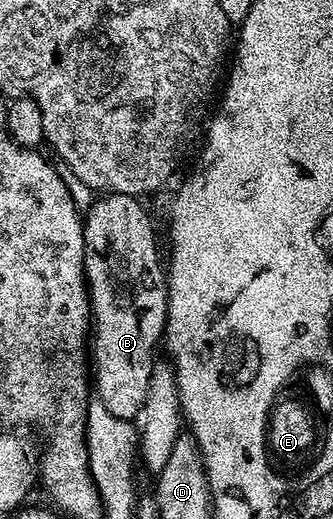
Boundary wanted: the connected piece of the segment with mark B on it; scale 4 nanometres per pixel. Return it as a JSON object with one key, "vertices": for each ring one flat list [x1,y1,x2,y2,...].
{"vertices":[[101,194,93,198,84,223,84,265,90,302,94,308,94,347,96,343,98,361,94,385,98,387,99,402,106,405,106,409,114,416,129,421,139,416,140,407,148,396,150,373,157,358,156,346,161,346,165,321,168,319,166,269,161,255,158,255,155,229,139,227,139,223,148,219,140,203,143,202,134,195]]}

